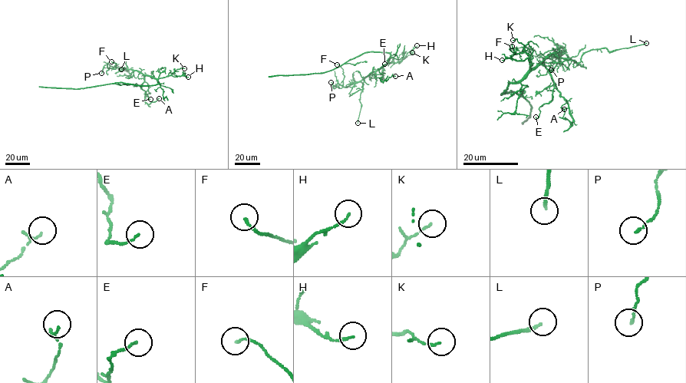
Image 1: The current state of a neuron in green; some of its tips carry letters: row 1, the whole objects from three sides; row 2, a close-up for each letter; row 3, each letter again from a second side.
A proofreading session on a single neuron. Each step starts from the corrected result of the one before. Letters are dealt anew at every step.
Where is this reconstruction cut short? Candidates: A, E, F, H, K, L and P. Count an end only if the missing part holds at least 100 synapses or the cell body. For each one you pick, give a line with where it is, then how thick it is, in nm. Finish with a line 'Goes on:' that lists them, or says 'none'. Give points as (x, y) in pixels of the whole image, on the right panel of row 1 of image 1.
Goes on: none

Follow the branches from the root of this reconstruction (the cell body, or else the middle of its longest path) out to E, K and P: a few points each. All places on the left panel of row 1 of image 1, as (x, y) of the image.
E: (142, 85), (159, 84), (159, 81), (144, 76), (148, 87), (145, 93), (150, 99)
K: (142, 85), (159, 84), (159, 78), (184, 68)
P: (142, 85), (159, 84), (155, 78), (136, 70), (112, 67), (108, 64), (104, 66), (101, 73)

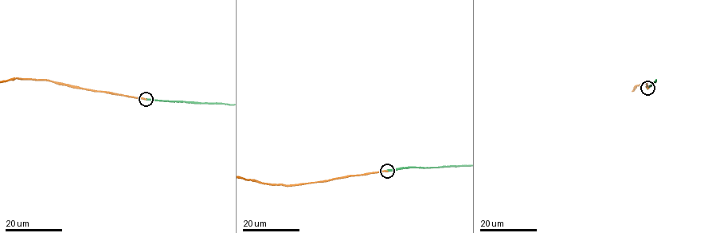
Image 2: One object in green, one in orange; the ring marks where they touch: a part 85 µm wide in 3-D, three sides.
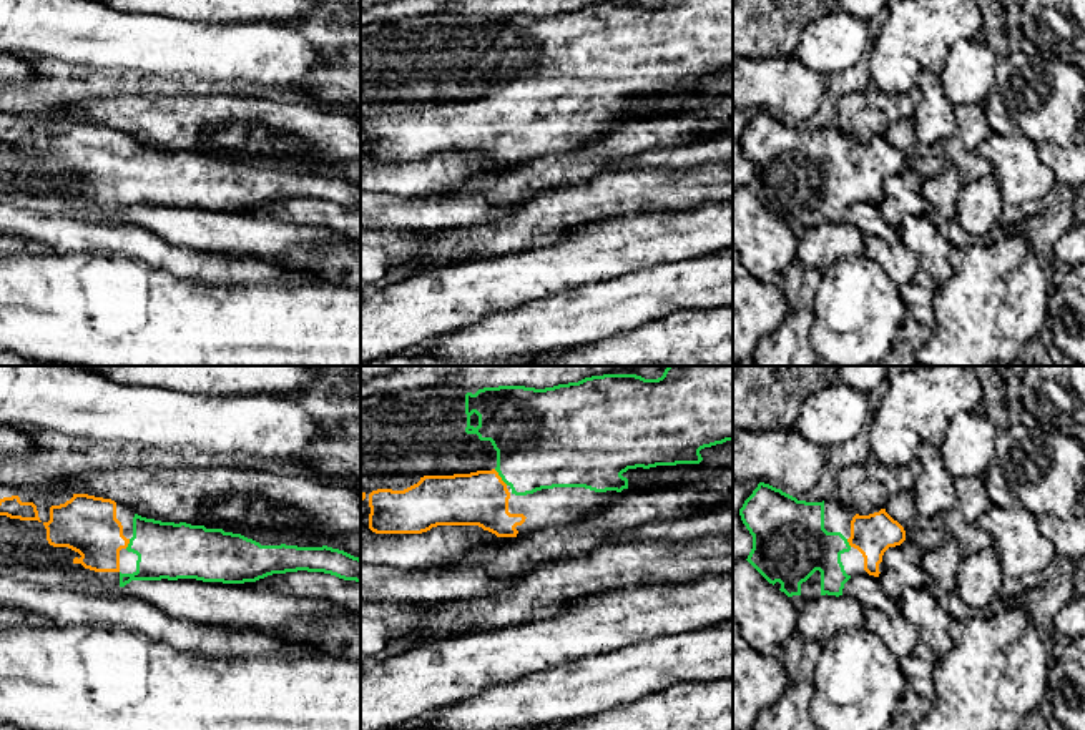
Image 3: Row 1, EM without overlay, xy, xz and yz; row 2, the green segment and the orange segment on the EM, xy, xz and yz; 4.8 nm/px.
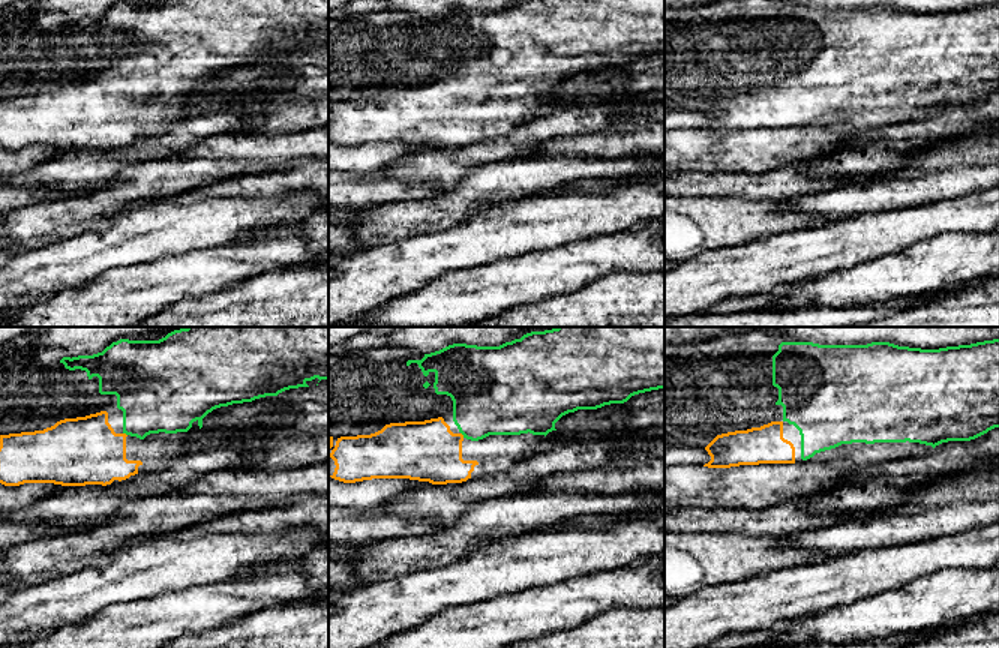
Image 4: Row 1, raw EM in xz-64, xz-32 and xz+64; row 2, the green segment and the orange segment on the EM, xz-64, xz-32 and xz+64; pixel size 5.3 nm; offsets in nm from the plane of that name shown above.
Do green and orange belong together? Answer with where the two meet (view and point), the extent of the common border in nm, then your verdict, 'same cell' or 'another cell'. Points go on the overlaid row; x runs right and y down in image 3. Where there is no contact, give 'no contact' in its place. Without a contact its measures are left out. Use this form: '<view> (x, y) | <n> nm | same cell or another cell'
xz (500, 476) | 100 nm | same cell

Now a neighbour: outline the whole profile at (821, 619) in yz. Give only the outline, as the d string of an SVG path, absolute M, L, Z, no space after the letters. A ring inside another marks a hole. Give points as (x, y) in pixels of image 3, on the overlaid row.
M819 595L817 599L806 600L806 607L798 612L798 634L804 640L814 640L824 645L829 639L847 629L864 627L864 607L847 595Z

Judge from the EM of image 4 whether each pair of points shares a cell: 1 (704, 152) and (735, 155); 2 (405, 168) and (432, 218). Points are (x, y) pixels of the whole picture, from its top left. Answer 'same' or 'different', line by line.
1: same
2: different

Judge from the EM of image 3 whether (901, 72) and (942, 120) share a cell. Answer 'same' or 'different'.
different

